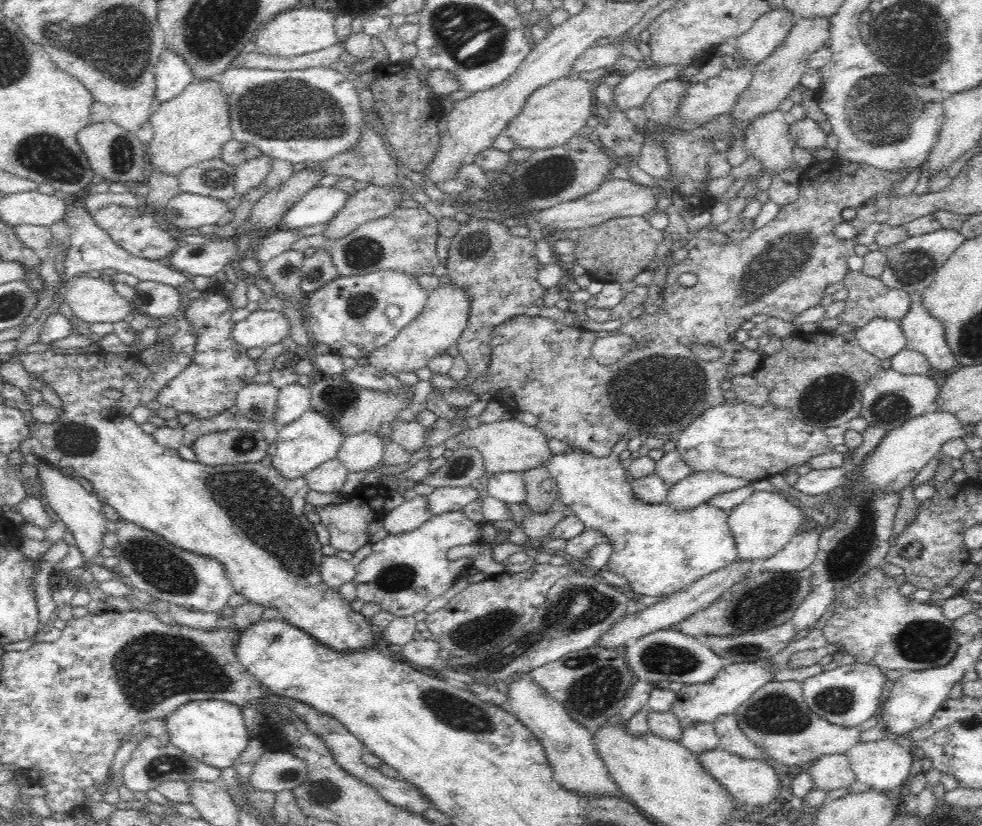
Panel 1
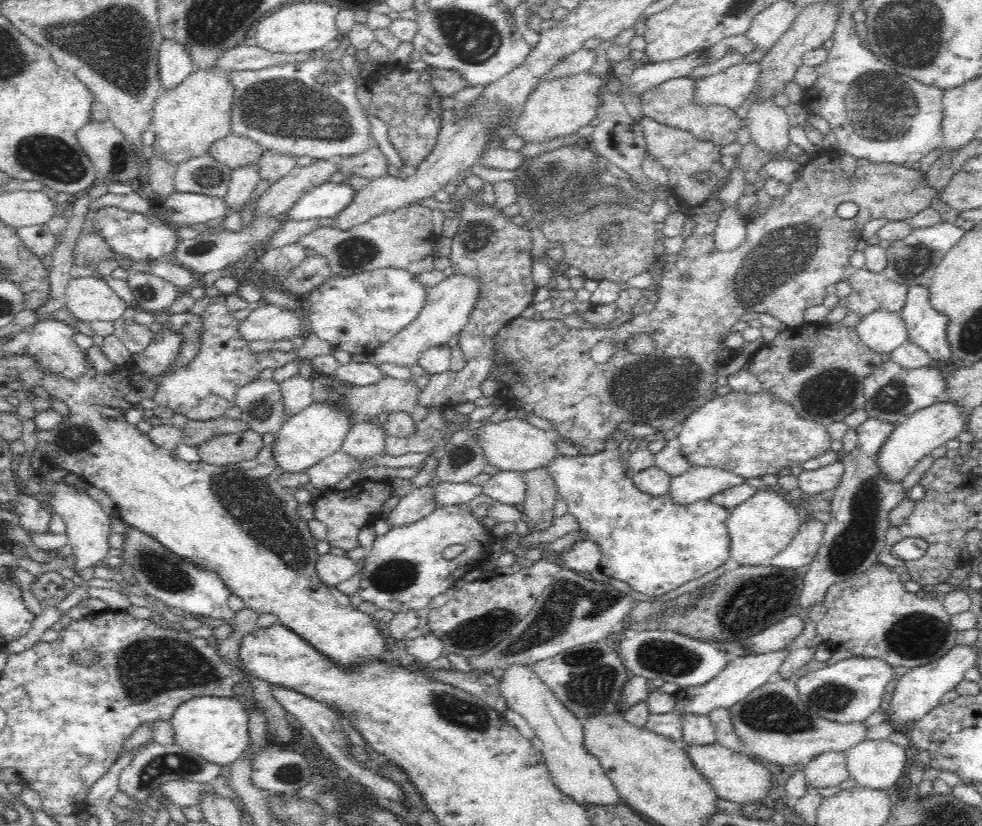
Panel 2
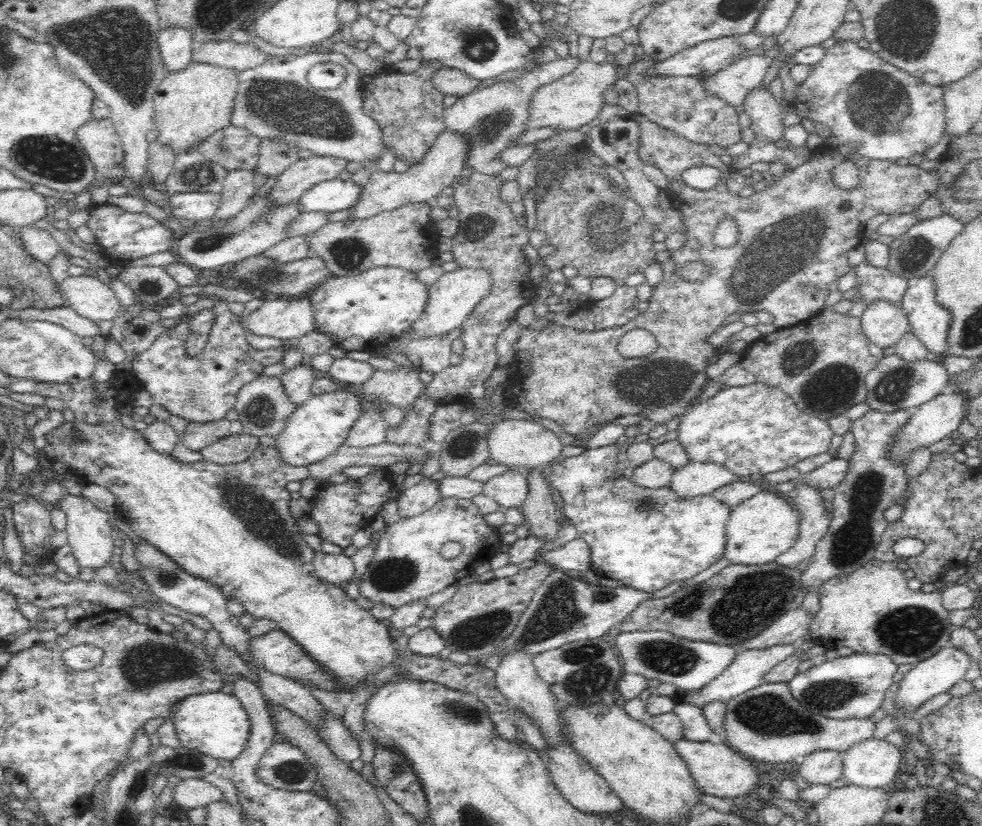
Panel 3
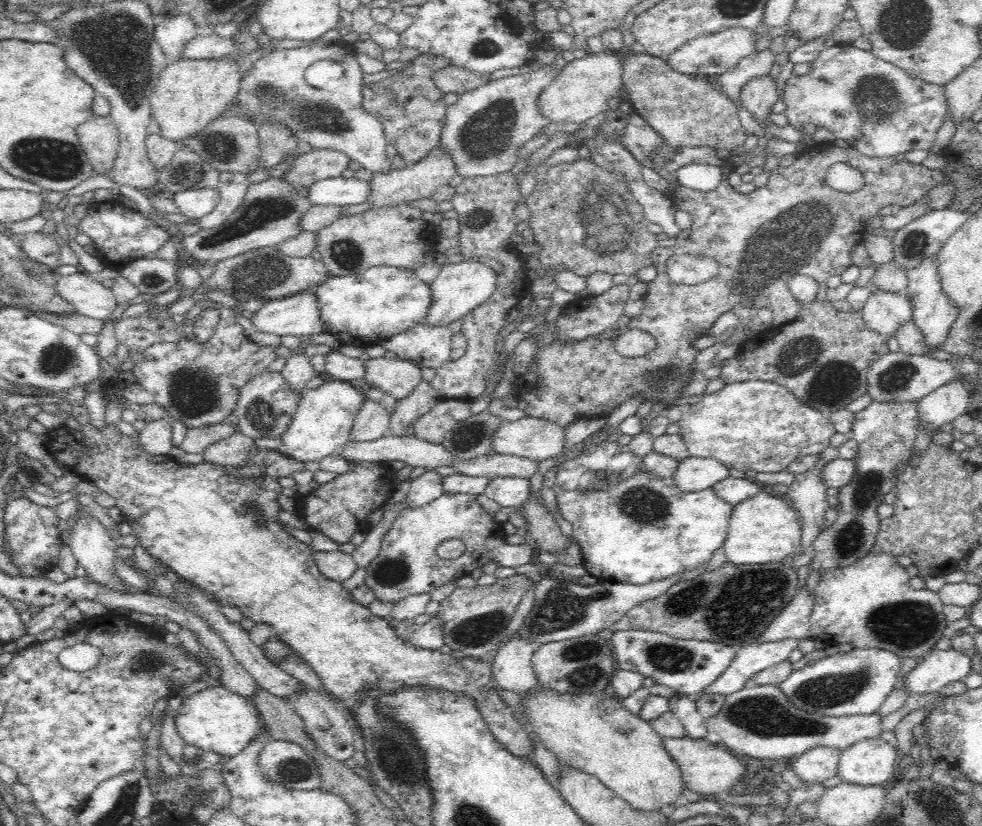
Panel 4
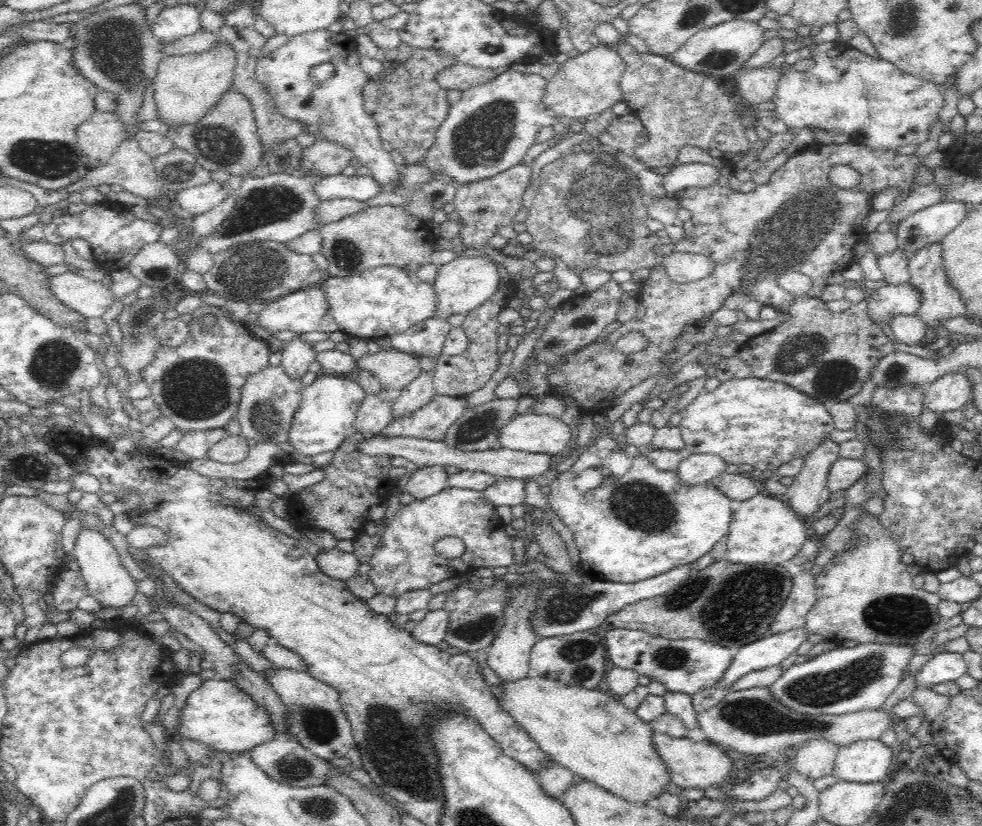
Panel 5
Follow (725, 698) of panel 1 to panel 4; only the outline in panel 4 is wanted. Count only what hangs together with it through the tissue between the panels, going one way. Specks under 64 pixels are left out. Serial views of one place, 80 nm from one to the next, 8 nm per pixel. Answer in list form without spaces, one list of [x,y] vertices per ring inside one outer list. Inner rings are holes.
[[[787,638],[781,641],[771,643],[752,643],[747,646],[743,646],[739,650],[736,650],[733,661],[729,664],[728,668],[724,670],[722,674],[708,688],[702,690],[699,694],[693,697],[694,701],[697,701],[702,695],[720,695],[726,698],[743,688],[754,686],[754,677],[763,670],[782,662],[790,658],[790,653],[796,650],[798,646],[798,639]]]

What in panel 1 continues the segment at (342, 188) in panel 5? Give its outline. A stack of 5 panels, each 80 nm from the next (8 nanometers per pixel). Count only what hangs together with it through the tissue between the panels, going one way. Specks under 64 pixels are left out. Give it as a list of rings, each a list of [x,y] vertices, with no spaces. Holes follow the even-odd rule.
[[[312,187],[286,210],[280,228],[299,229],[323,227],[338,212],[348,195],[335,187]]]

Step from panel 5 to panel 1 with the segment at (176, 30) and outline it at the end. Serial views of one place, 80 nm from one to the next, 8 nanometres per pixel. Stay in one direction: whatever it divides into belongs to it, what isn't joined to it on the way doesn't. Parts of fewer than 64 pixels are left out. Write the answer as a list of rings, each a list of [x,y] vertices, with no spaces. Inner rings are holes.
[[[164,50],[155,65],[155,94],[152,111],[176,98],[193,81],[187,65],[170,50]]]

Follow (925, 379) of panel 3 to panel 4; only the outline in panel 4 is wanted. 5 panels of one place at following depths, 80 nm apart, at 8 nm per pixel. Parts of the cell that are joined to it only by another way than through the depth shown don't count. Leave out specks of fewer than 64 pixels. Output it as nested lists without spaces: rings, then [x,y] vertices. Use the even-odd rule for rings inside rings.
[[[897,351],[881,356],[871,364],[867,372],[867,393],[872,401],[891,403],[908,402],[918,404],[925,396],[939,386],[952,382],[960,376],[954,364],[940,361],[928,355],[906,356]]]

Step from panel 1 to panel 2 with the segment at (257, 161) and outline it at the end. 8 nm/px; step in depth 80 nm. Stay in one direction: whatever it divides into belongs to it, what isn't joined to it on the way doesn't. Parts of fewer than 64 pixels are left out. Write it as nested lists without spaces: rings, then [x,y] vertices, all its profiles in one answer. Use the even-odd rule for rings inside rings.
[[[252,162],[248,166],[234,169],[231,174],[228,192],[225,196],[227,206],[232,206],[232,208],[236,209],[240,204],[244,204],[261,179],[259,162]]]

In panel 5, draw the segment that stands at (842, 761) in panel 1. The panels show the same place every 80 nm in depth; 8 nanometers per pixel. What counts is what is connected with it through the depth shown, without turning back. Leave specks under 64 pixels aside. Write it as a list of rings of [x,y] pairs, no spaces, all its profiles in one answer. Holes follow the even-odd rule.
[[[812,740],[791,755],[792,768],[800,776],[818,780],[830,776],[834,772],[835,758],[840,748],[824,740]]]

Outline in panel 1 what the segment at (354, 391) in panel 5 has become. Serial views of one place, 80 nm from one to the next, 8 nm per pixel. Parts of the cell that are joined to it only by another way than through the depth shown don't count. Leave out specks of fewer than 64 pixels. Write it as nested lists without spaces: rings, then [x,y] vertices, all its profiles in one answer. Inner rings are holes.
[[[310,409],[291,425],[278,428],[275,441],[269,444],[267,452],[272,467],[285,480],[292,482],[334,460],[343,439],[340,429],[328,417]]]

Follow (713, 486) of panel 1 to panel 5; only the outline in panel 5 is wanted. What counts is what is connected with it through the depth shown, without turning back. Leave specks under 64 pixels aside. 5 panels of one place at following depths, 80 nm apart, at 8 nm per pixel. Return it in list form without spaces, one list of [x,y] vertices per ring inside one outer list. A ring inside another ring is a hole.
[[[687,454],[680,462],[676,474],[685,486],[706,486],[724,475],[726,469],[727,464],[718,456]]]

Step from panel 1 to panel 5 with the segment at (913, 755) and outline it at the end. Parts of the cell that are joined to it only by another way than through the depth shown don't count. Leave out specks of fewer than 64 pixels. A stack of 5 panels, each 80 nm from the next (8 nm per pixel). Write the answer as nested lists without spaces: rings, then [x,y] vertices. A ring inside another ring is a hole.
[[[880,740],[859,741],[840,747],[833,774],[844,782],[883,783],[889,779],[892,758],[890,747]]]

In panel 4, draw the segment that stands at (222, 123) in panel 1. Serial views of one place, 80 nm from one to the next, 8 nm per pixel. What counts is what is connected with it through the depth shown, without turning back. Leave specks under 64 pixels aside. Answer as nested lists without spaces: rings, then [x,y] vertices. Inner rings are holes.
[[[186,59],[169,64],[160,73],[150,95],[153,120],[160,127],[159,135],[184,146],[186,140],[204,134],[210,124],[224,120],[234,106],[241,76],[241,68],[234,62]]]

